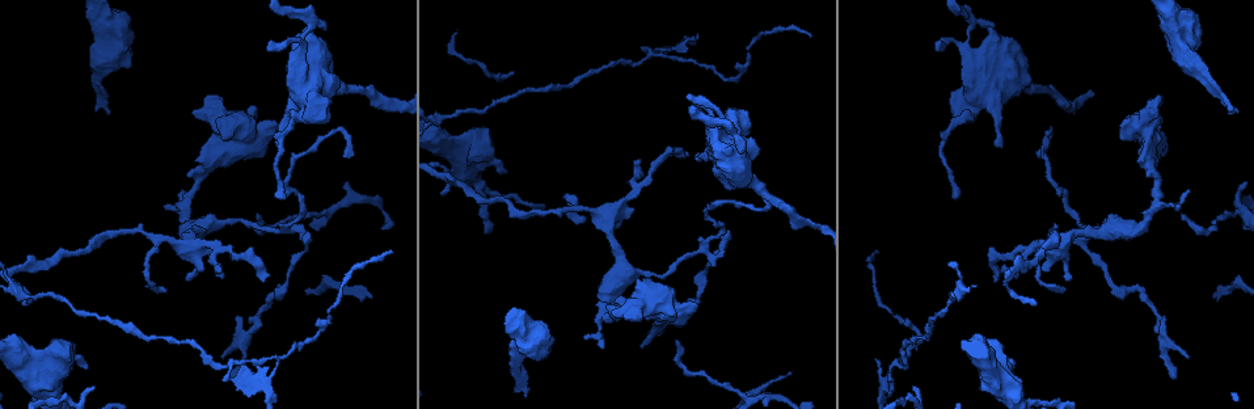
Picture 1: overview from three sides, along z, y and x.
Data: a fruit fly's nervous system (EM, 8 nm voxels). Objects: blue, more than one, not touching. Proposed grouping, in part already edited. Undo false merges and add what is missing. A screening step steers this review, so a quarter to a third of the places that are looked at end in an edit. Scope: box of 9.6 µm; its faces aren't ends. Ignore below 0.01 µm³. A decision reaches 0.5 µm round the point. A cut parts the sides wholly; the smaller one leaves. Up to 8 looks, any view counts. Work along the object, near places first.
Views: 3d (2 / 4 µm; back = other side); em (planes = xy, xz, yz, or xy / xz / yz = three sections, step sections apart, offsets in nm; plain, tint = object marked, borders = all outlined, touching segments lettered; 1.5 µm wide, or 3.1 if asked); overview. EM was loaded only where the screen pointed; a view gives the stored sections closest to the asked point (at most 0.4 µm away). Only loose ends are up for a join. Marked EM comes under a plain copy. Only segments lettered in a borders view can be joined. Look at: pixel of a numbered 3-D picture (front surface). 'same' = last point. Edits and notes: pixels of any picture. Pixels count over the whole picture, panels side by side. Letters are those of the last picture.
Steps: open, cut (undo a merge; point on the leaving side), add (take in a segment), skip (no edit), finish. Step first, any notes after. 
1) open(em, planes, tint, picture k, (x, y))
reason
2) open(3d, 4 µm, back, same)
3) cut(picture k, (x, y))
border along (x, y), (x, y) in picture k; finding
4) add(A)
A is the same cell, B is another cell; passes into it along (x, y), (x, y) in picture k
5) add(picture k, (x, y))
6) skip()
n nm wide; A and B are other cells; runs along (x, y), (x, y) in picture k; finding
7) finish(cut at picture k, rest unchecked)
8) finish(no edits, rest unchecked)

open(em, yz, step 8, tint, picture 1, (991, 42))
thick turns thin

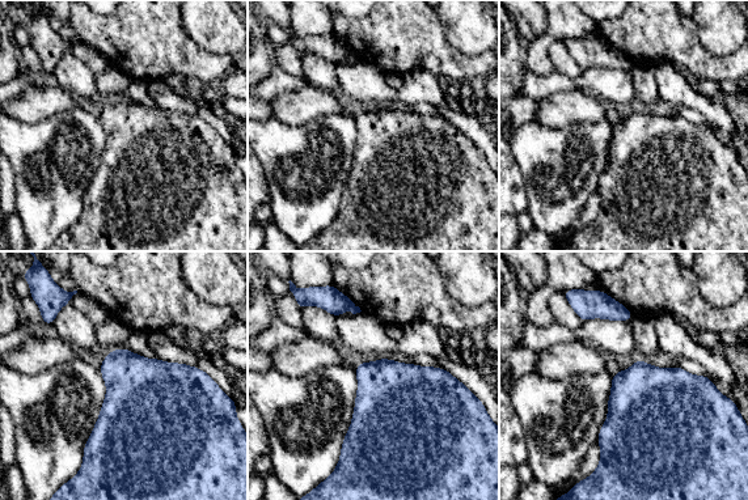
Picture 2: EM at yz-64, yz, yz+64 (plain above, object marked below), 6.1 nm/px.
open(em, planes, borders, same)

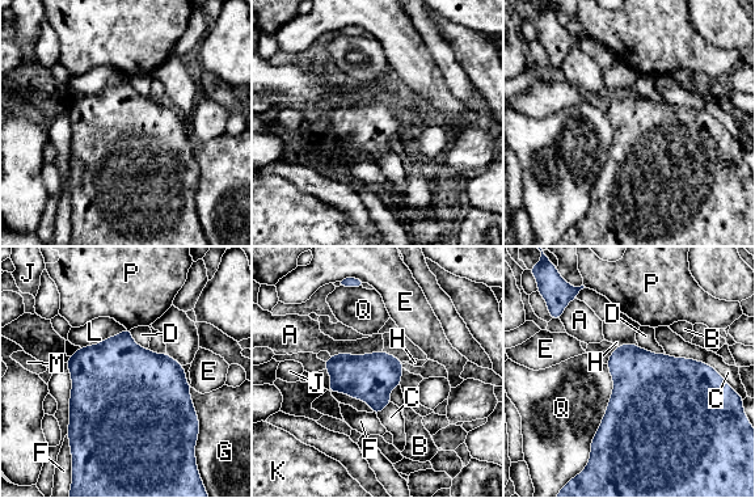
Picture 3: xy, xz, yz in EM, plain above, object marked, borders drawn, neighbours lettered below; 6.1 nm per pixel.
skip()
Q touches over 550 nm; A, B, C, D, E, F, G, H, J, K, L, M, P and Q are other cells; one cell here

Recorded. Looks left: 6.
open(em, xz, step 4, tint, picture 1, (184, 205))
arms part here

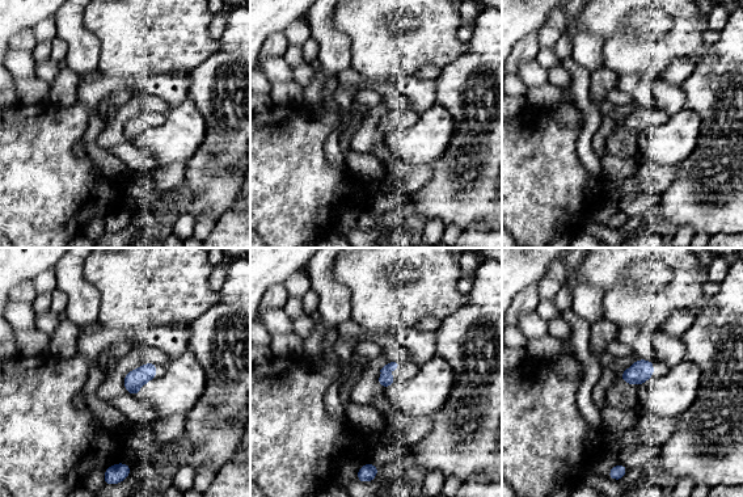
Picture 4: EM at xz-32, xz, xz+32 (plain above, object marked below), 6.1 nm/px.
open(em, planes, borders, same)
another direction

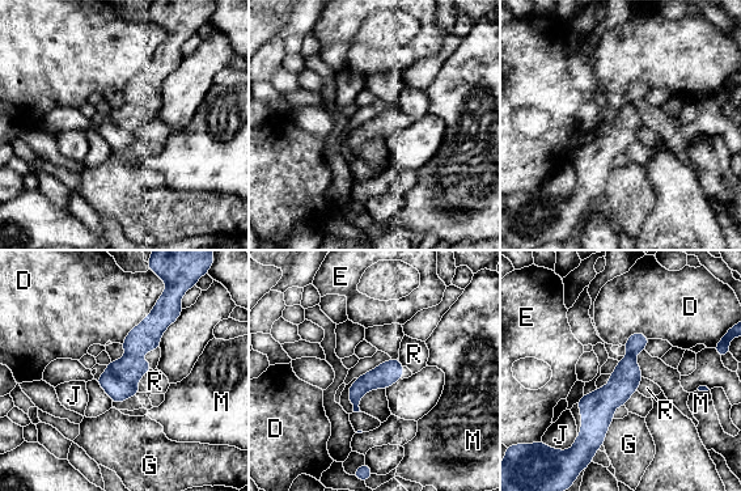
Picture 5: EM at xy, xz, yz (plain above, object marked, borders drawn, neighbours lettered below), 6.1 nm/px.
skip()
150 nm wide; D touches over 400 nm; D, E, G, J, M and R are other cells; one cell here

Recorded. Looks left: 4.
open(em, planes, borders, picture 1, (876, 250))
an open end

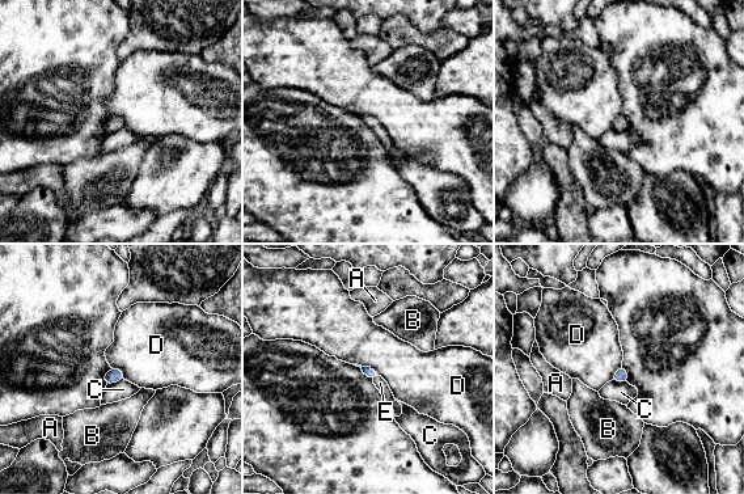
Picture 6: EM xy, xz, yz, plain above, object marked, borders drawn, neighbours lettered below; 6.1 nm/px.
add(E)
D touches over 180 nm; E is the same cell, A, B, C and D are other cells; passes into it along (371, 374), (375, 378), (380, 383) in picture 6; it goes on there

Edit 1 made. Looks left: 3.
finish(add at picture 6, rest unchecked)

